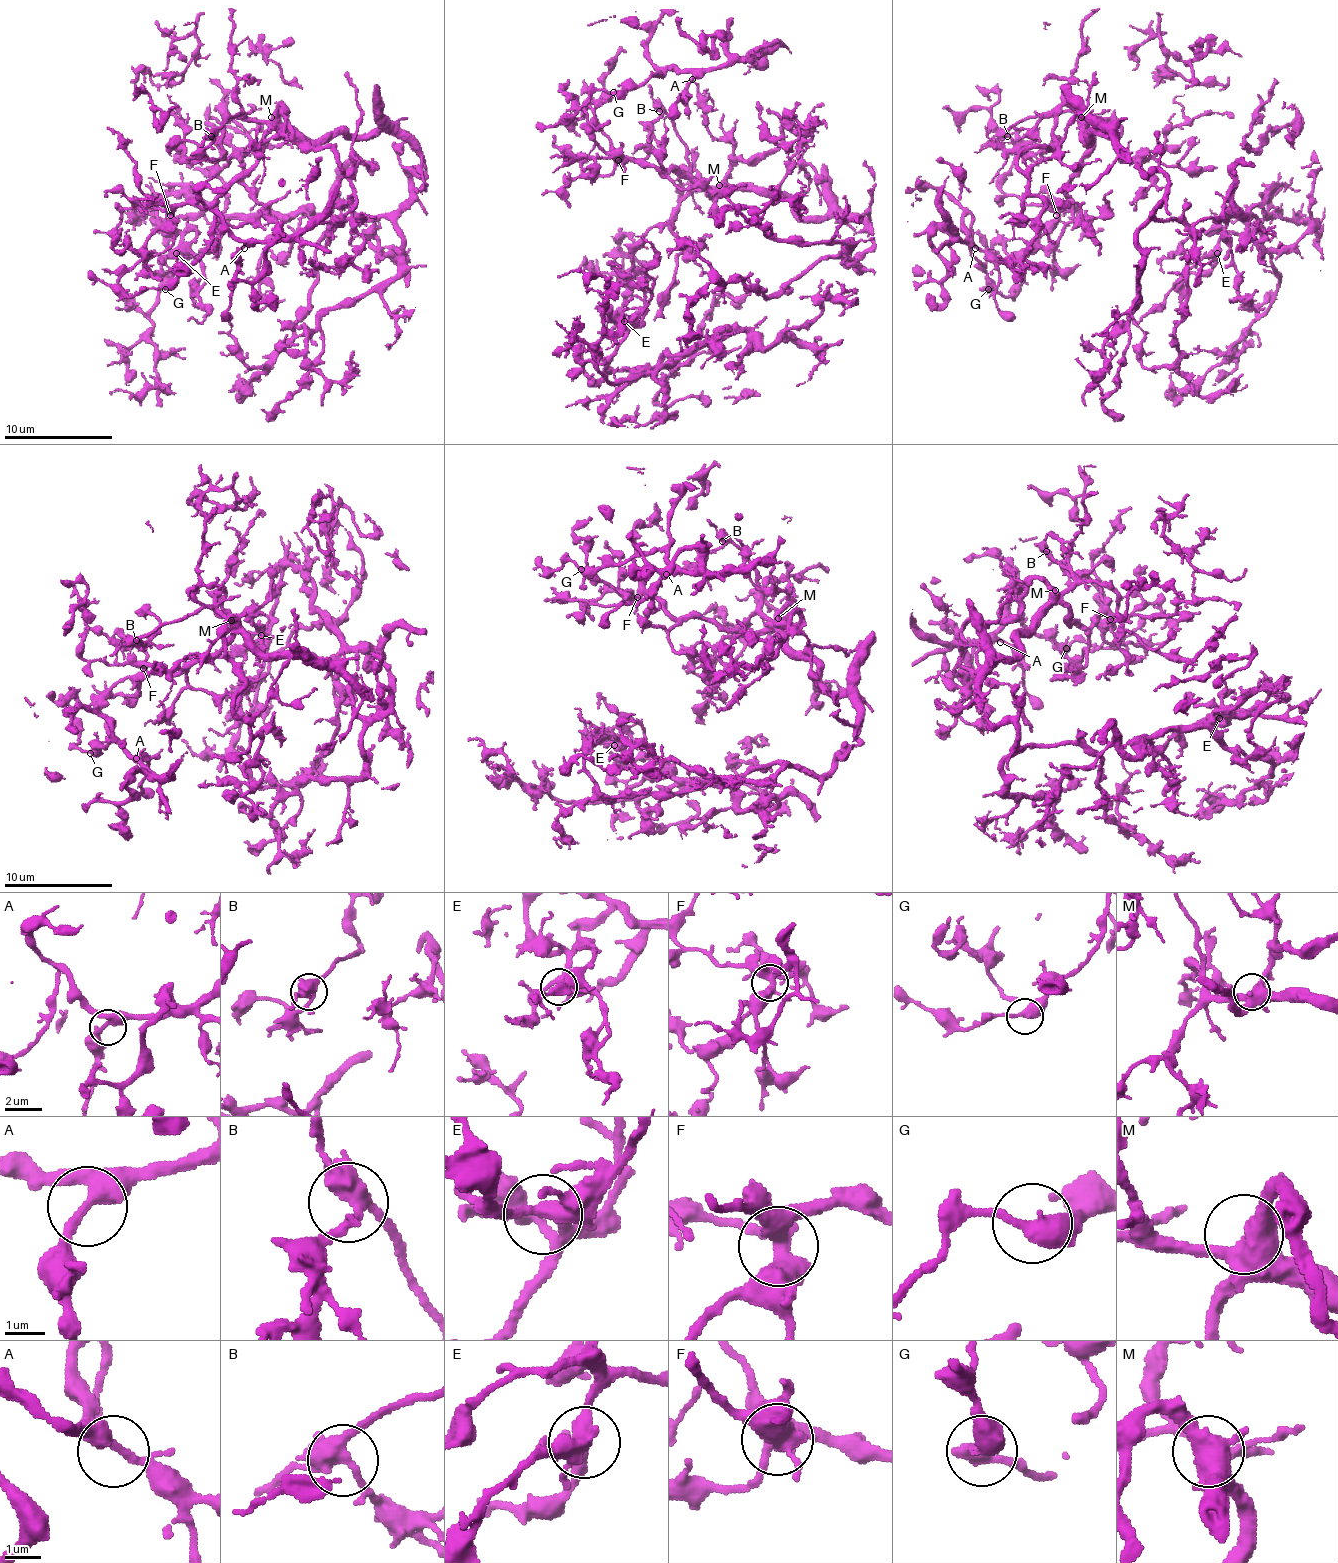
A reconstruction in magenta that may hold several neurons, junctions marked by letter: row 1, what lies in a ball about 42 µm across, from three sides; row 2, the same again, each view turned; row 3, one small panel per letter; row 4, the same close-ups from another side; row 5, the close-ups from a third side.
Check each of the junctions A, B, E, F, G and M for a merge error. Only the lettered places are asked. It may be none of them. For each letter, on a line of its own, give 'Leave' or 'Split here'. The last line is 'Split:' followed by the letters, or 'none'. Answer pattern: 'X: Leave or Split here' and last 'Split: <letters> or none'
A: Leave
B: Leave
E: Leave
F: Leave
G: Leave
M: Leave
Split: none

